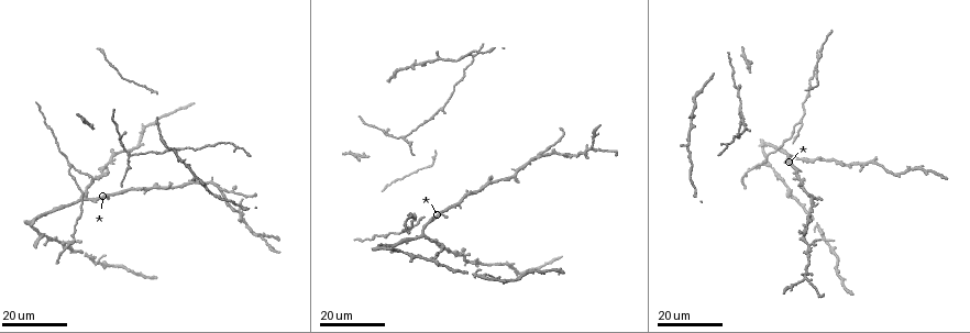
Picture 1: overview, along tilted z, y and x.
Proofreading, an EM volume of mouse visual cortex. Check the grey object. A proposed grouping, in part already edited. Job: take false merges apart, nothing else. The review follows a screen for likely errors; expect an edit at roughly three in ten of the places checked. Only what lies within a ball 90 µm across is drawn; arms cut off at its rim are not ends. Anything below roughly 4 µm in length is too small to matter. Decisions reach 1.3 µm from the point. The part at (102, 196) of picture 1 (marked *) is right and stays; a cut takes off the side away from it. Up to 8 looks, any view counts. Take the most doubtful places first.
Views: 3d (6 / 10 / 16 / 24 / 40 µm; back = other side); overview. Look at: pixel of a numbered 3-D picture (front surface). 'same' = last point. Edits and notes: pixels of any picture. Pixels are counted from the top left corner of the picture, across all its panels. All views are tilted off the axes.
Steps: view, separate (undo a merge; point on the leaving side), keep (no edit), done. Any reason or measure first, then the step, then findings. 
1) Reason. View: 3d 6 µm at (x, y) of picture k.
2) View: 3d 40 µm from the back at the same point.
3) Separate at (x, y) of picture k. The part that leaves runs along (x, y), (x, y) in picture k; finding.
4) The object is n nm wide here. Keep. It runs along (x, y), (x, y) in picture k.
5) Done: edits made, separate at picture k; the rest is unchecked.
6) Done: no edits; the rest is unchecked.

Branch point. View: 3d 16 µm at (71, 166) of picture 1.

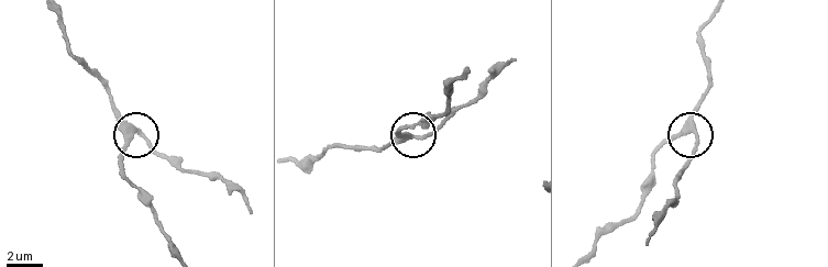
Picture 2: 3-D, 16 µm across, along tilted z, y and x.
Zoom in. View: 3d 10 µm at (696, 132) of picture 2.

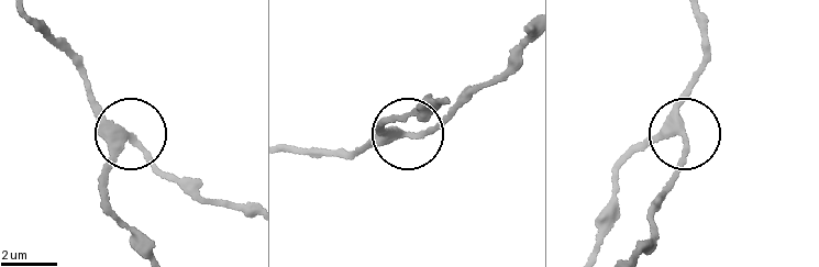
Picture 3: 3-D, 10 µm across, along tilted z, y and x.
The object is 270 nm wide here. Keep. All the same neuron.

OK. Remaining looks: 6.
Three-way junction. View: 3d 16 µm at (131, 155) of picture 1.

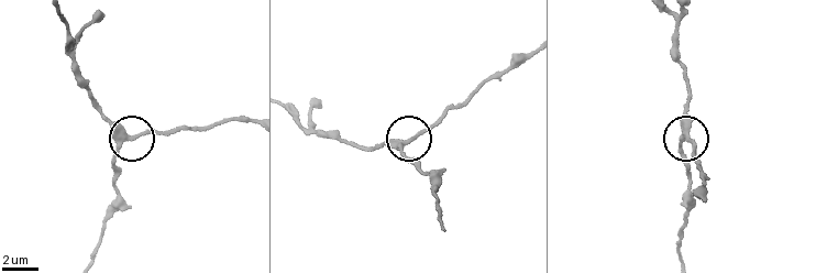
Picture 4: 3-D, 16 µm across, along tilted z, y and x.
View: 3d 10 µm at (129, 138) of picture 4.

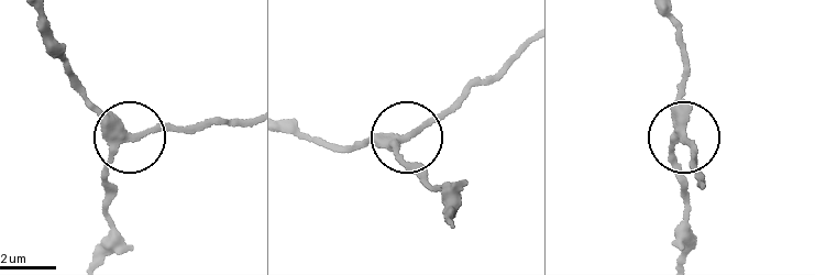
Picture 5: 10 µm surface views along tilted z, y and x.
View: 3d 6 µm at (405, 136) of picture 5.

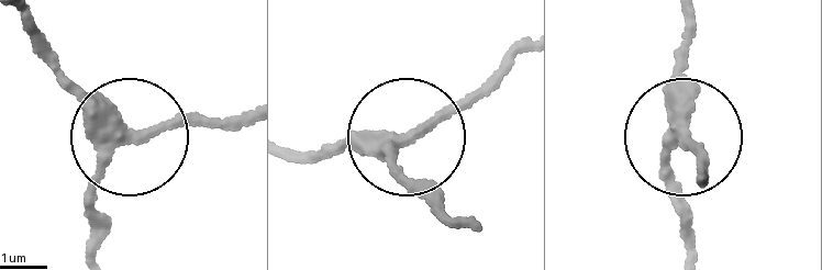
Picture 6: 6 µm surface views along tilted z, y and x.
Keep. One neuron here.

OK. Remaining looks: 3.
View: 3d 24 µm at (492, 279) of picture 1.

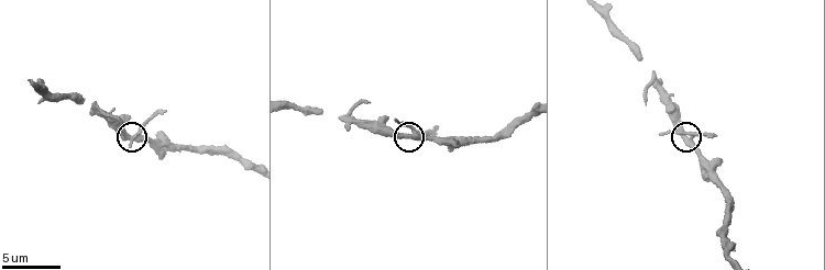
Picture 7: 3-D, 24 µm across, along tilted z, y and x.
Closer look. View: 3d 10 µm at (138, 137) of picture 7.

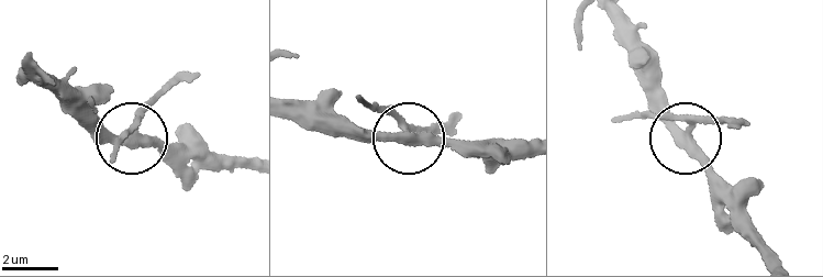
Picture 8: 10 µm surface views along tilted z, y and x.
The object is 330 nm wide here. Keep. Continuous, no second neuron.

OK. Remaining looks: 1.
Done: no edits; the rest is unchecked.

